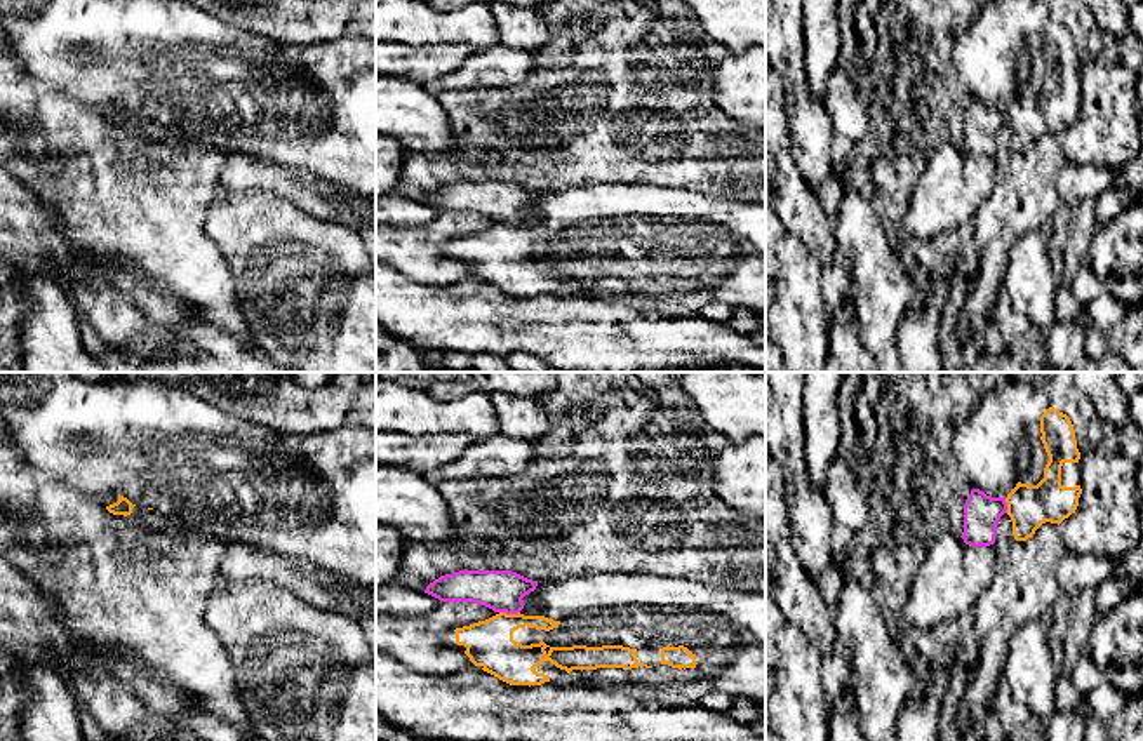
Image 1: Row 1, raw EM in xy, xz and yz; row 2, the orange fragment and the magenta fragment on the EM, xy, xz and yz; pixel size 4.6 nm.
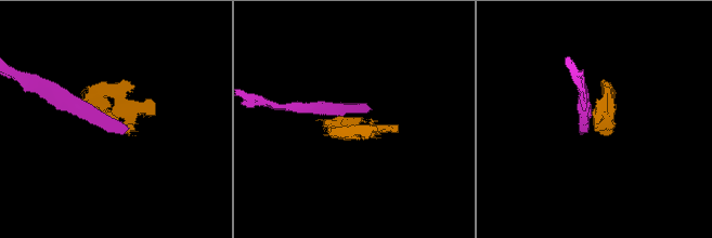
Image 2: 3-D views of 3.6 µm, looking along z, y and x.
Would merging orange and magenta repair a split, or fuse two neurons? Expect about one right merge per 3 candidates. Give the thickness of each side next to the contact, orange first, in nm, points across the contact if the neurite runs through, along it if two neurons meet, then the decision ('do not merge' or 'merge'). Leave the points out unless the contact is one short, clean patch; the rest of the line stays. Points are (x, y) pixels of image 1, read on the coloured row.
calibres 220 and 190 nm; border xz (500, 611), (519, 613); do not merge

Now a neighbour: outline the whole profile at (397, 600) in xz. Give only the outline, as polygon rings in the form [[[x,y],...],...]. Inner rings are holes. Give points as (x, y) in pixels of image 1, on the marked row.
[[[398,583],[386,584],[376,590],[376,612],[395,618],[416,618],[435,611],[440,600]]]

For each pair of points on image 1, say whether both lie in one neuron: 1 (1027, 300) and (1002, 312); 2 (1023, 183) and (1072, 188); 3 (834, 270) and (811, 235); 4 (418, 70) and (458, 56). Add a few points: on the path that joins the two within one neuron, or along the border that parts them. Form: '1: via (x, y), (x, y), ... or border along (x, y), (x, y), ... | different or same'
1: border along (1004, 289), (1011, 307), (1044, 333) | different
2: border along (1065, 160), (1056, 180), (1062, 200) | different
3: via (832, 261), (820, 244) | same
4: via (428, 63), (447, 58) | same

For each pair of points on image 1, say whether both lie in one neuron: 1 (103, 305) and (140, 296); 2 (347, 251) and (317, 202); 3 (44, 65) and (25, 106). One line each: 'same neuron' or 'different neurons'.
1: different neurons
2: different neurons
3: different neurons

